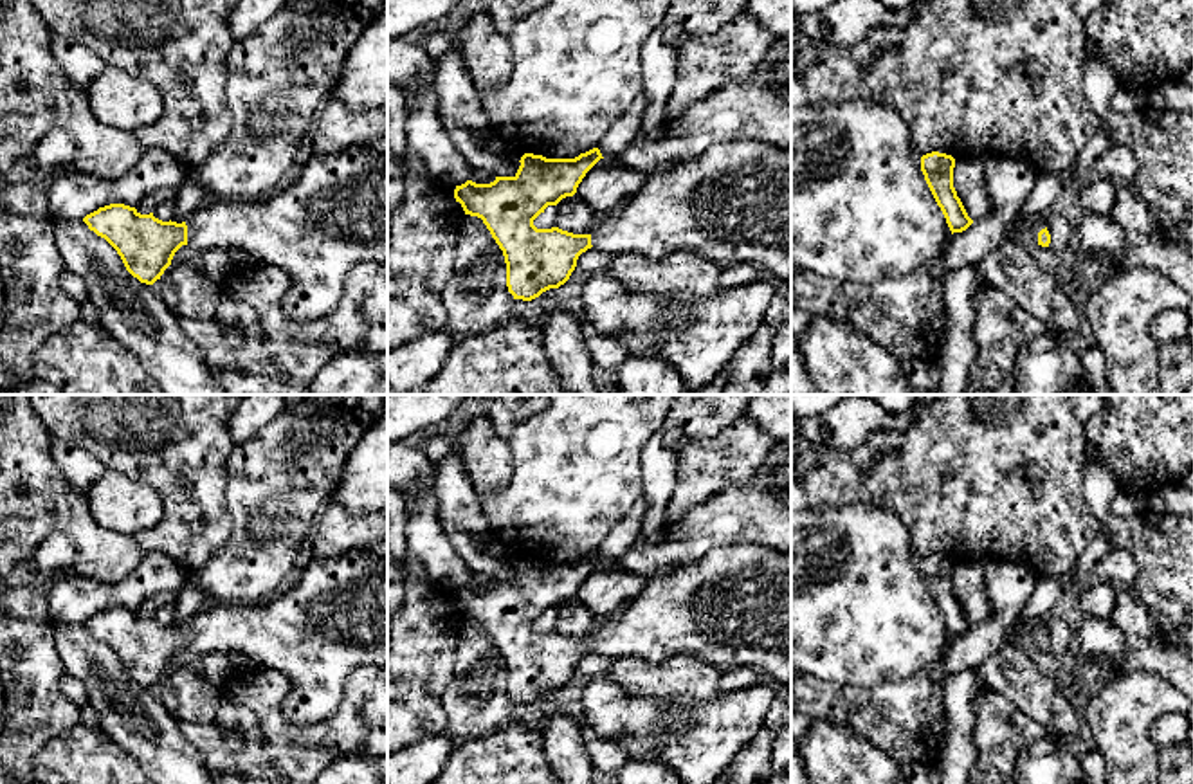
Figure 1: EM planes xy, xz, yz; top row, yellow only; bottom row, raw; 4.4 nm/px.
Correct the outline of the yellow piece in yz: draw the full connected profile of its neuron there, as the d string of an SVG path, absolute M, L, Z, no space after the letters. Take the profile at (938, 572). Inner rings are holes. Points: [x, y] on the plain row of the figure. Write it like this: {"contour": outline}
{"contour": "M932 555L921 561L921 575L952 638L962 636L973 627L953 591L953 571L952 559Z"}

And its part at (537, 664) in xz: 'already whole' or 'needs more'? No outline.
needs more

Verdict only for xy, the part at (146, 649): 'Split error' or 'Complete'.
Split error

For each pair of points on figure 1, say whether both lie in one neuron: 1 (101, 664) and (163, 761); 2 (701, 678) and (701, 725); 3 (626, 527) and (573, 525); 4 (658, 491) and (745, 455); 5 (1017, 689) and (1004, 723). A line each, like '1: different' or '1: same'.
1: same
2: different
3: different
4: different
5: different

